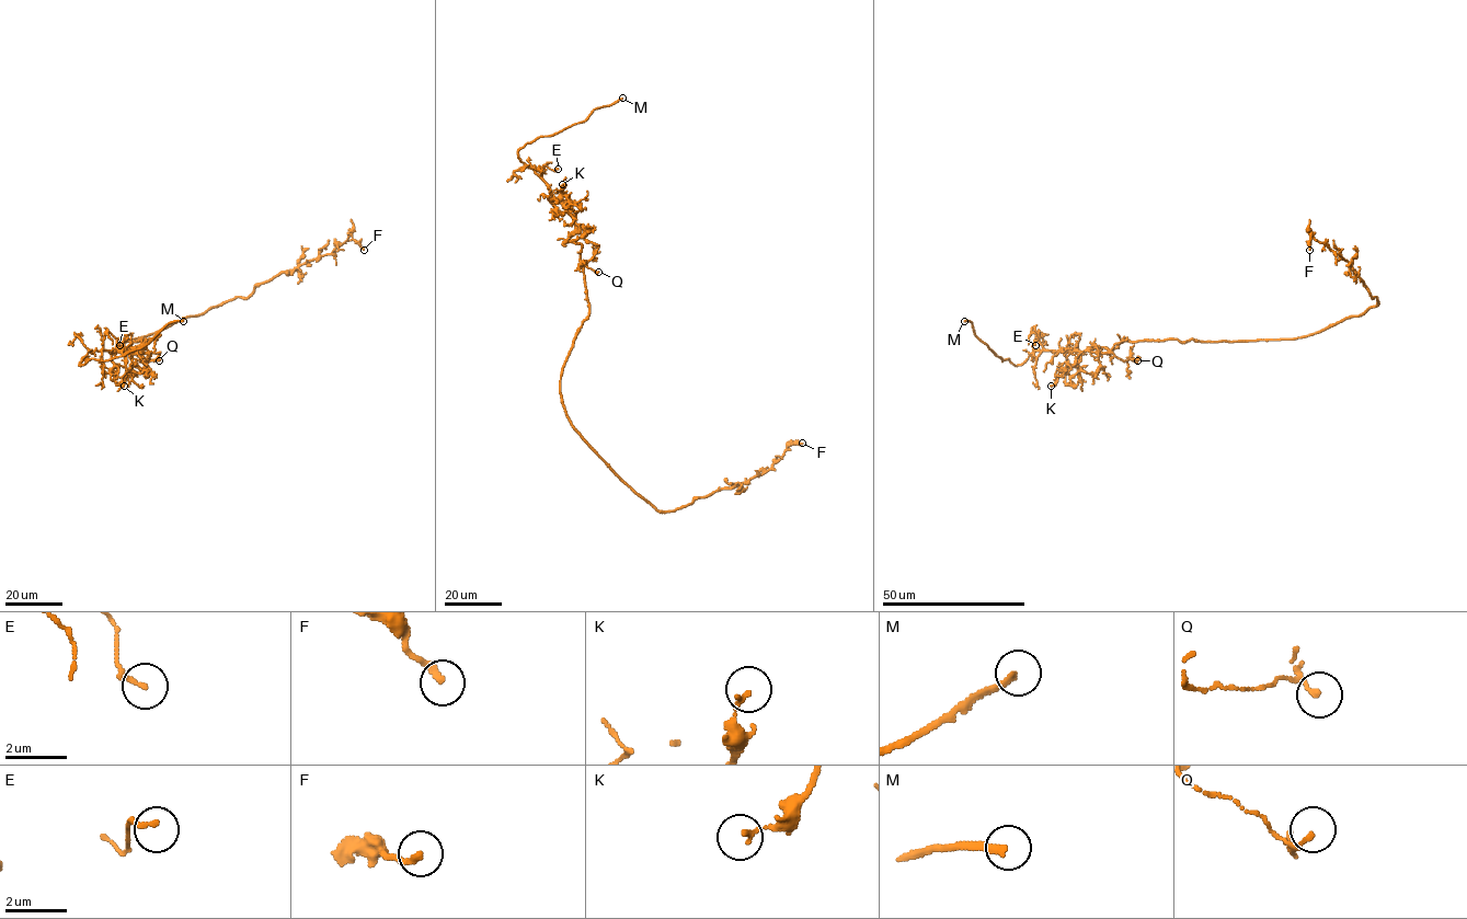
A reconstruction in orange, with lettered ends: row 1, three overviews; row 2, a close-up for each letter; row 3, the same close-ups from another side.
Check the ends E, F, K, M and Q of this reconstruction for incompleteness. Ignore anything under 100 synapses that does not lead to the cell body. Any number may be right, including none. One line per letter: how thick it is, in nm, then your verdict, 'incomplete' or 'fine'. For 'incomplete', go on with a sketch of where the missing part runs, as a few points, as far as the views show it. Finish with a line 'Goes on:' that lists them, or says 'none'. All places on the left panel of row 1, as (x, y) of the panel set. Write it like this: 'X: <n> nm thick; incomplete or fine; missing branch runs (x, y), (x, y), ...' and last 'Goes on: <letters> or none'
E: 180 nm thick; fine
F: 200 nm thick; fine
K: 150 nm thick; fine
M: 220 nm thick; incomplete
Q: 120 nm thick; fine
Goes on: M

